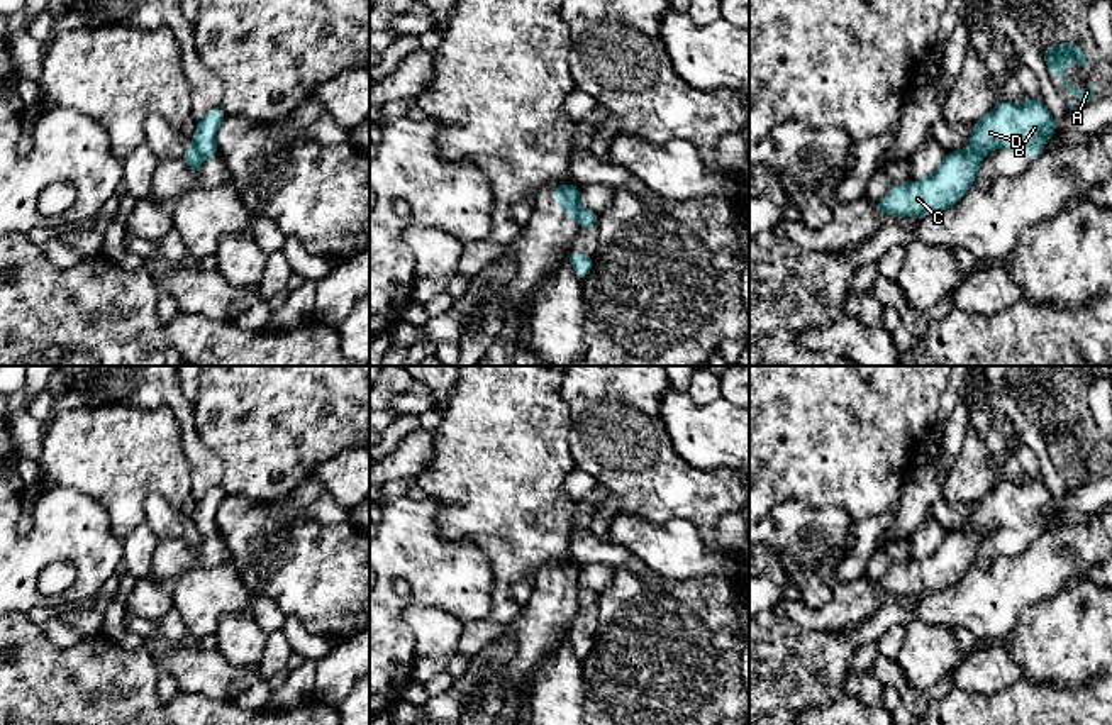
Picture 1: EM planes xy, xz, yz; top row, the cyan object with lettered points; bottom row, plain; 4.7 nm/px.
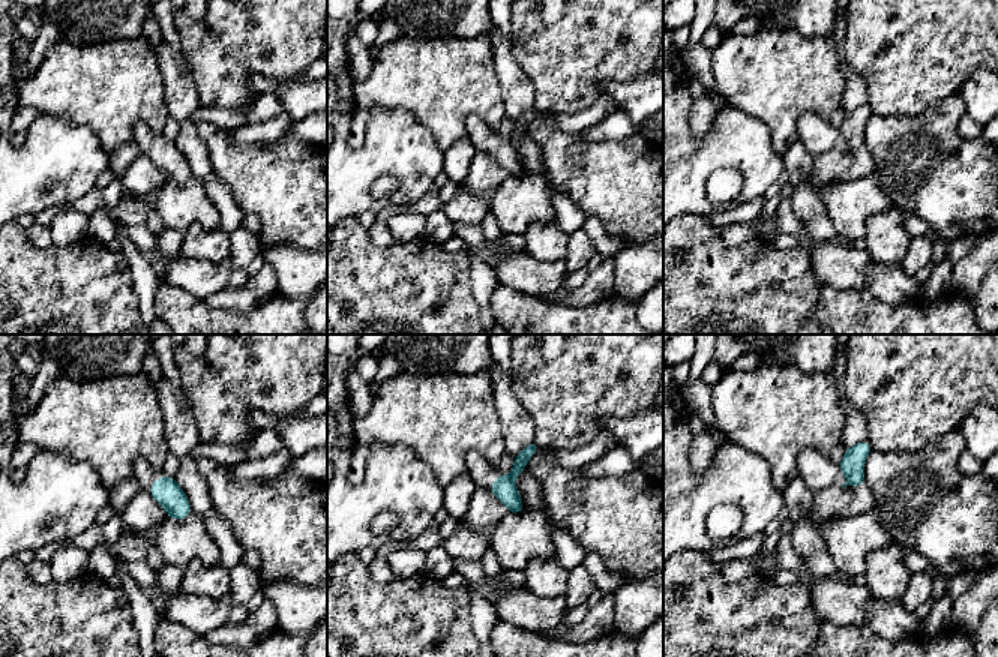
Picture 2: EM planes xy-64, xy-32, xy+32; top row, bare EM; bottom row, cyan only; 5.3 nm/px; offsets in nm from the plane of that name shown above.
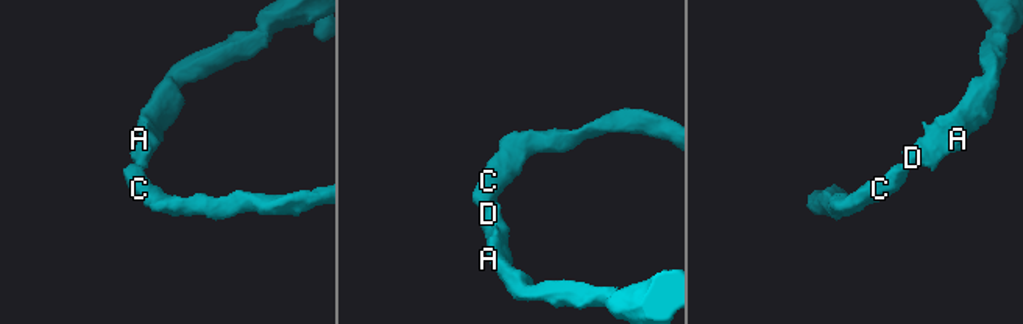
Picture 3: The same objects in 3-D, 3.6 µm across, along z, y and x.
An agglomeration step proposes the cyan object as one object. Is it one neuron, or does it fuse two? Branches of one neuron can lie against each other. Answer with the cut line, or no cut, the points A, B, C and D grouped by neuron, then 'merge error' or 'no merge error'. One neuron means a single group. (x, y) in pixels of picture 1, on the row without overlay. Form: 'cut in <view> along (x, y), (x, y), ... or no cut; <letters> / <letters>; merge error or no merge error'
cut in xy along (192, 522), (204, 537); A B D / C; merge error

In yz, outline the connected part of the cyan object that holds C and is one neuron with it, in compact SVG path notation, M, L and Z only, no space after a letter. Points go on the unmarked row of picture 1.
M954 529L932 554L892 564L873 586L885 595L914 598L946 589L975 564L981 540L983 535L973 529Z

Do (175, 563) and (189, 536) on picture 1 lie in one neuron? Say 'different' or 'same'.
different

